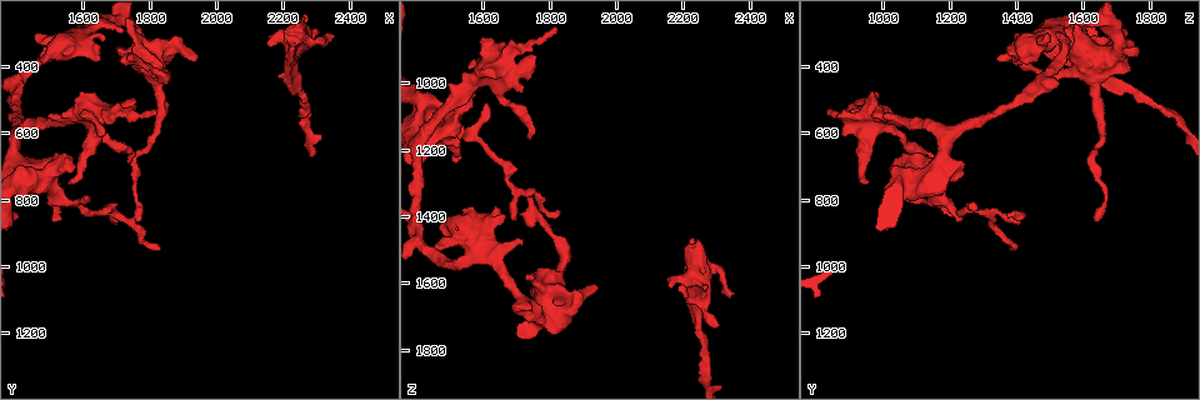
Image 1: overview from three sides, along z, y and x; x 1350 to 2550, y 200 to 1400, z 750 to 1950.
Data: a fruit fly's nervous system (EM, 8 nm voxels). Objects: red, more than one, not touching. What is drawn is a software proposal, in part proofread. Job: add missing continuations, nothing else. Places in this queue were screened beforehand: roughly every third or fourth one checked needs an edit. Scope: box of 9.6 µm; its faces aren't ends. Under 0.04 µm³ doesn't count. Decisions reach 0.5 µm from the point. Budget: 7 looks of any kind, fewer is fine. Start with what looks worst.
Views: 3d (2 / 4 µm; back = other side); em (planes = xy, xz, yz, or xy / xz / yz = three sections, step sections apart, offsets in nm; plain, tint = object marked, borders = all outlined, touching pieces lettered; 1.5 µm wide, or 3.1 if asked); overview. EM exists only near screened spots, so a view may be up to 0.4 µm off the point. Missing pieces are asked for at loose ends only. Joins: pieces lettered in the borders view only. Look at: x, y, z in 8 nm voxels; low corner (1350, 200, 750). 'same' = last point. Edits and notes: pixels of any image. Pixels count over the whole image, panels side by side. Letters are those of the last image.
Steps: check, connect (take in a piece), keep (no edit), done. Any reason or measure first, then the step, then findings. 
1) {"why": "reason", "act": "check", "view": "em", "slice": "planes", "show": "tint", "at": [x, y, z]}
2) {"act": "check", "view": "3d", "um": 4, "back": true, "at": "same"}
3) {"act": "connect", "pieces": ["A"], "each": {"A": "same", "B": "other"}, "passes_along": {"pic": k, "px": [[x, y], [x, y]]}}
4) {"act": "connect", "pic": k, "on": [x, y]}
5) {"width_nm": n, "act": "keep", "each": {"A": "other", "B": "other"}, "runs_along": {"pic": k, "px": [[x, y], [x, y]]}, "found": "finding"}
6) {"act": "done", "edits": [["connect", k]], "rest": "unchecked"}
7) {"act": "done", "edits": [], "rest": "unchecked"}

{"why": "end of a long branch", "act": "check", "view": "3d", "um": 4, "back": true, "at": [1770, 860, 1630]}

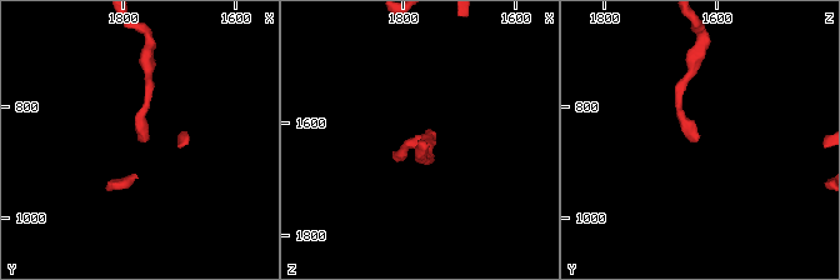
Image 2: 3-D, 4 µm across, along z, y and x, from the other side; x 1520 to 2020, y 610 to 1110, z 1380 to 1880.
{"act": "check", "view": "em", "slice": "yz", "step": 8, "show": "borders", "at": [1765, 865, 1640]}

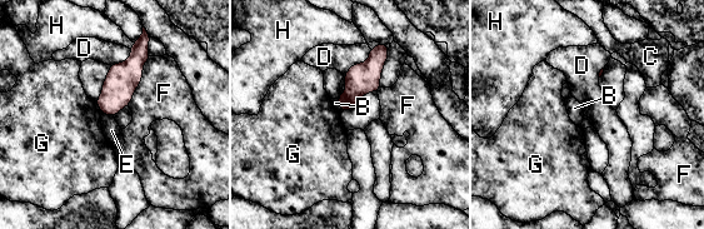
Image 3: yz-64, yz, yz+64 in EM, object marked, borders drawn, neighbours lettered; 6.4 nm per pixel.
{"why": "another direction", "act": "check", "view": "em", "slice": "planes", "show": "borders", "at": "same"}

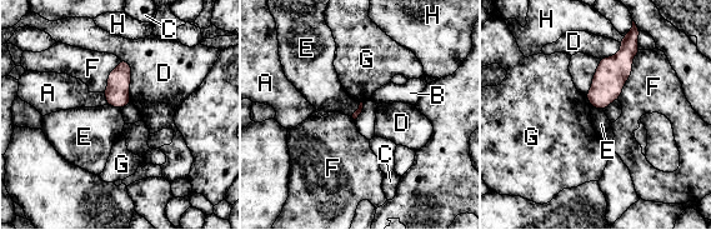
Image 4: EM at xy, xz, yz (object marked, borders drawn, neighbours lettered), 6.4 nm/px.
{"longest_contact_nm": ["F", 340], "act": "keep", "each": {"A": "other", "B": "other", "C": "other", "D": "other", "E": "other", "F": "other", "G": "other", "H": "other"}, "found": "no lettered piece goes on from it"}

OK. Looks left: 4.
{"why": "thin end", "act": "check", "view": "3d", "um": 4, "at": [2350, 310, 1640]}

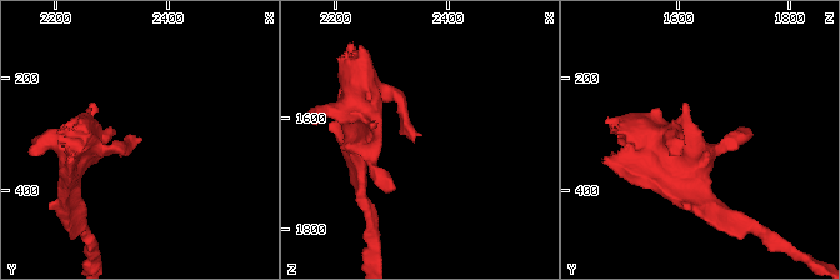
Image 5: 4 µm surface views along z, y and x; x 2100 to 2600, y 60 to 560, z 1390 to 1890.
{"why": "now the EM", "act": "check", "view": "em", "slice": "xy", "step": 8, "show": "tint", "at": [2350, 310, 1635]}

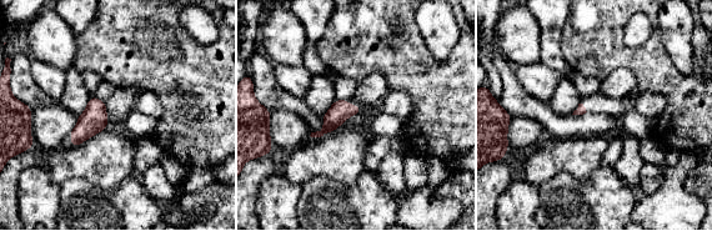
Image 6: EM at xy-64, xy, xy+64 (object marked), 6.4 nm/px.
{"why": "another direction", "act": "check", "view": "em", "slice": "xz", "step": 4, "show": "borders", "at": "same"}

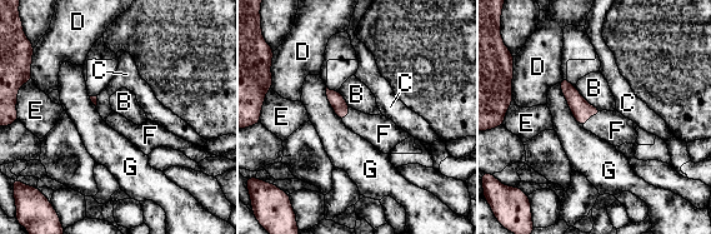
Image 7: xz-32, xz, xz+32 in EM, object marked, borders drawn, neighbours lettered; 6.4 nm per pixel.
{"longest_contact_nm": ["G", 340], "act": "connect", "pic": 7, "on": [612, 127], "each": {"B": "other", "C": "other", "D": "other", "E": "other", "F": "same", "G": "other"}, "passes_along": {"pic": 7, "px": [[580, 108], [590, 114], [612, 127]]}, "found": "the cell continues"}

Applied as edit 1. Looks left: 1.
{"why": "branch stops here", "act": "check", "view": "em", "slice": "planes", "show": "borders", "at": [1560, 700, 1030]}

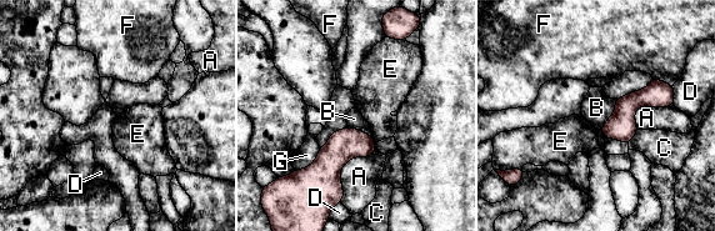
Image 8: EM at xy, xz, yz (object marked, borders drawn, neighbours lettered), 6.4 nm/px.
{"act": "keep", "each": {"A": "other", "B": "other", "C": "other", "D": "other", "E": "other", "F": "other", "G": "other"}, "runs_along": {"pic": 8, "px": [[669, 88], [640, 98], [608, 135]]}, "found": "no lettered piece goes on from it"}

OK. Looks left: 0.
{"act": "done", "edits": [["connect", 7]], "rest": "unchecked"}

